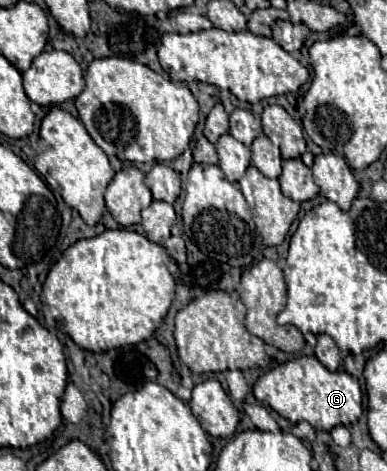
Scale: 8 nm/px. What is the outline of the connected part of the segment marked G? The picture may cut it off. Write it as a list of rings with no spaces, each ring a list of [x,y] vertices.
[[[296,357],[286,361],[254,383],[254,397],[270,405],[280,417],[290,423],[308,421],[316,431],[330,431],[336,425],[352,425],[362,415],[360,383],[346,371],[328,371],[316,357]]]

